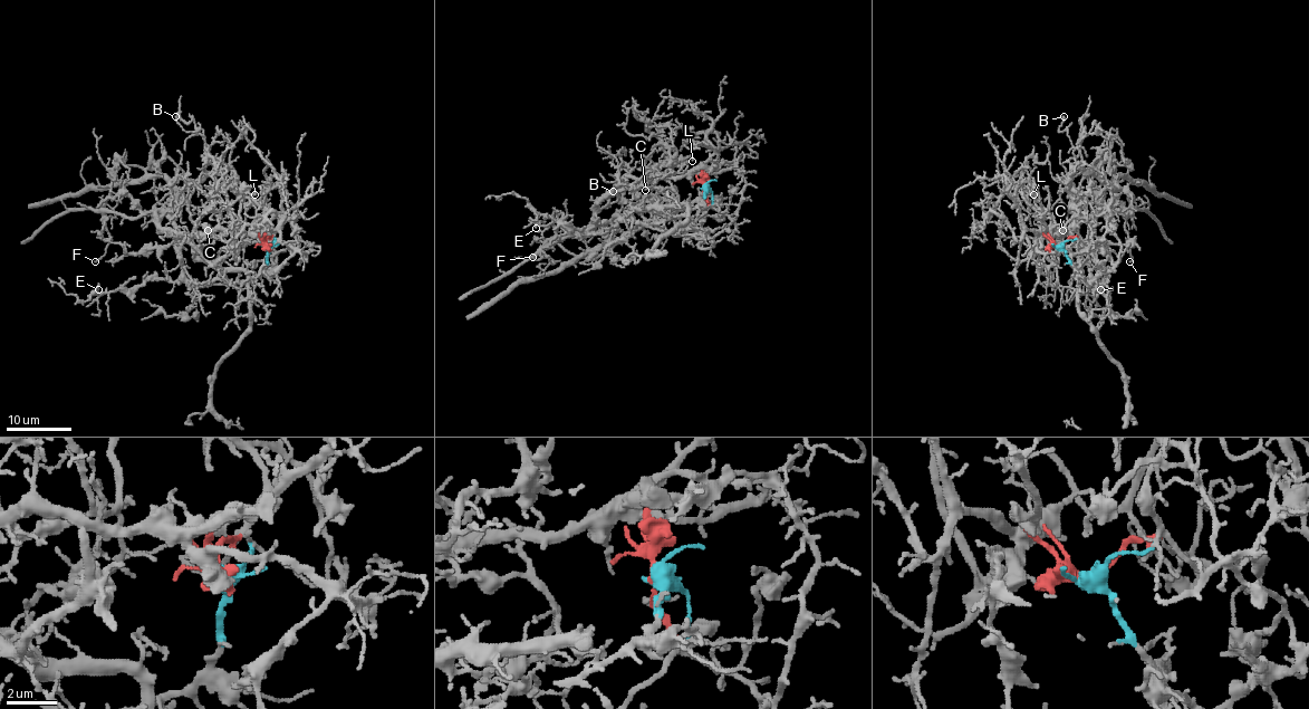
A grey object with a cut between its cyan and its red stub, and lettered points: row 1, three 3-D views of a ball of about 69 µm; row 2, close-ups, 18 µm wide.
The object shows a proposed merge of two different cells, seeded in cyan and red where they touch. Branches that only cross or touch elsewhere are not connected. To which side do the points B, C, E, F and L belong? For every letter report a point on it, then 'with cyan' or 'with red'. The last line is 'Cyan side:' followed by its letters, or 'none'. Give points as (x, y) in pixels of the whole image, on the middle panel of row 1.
B: place (613, 191); with red
C: place (645, 190); with red
E: place (536, 228); with cyan
F: place (532, 257); with cyan
L: place (692, 161); with red
Cyan side: E, F

